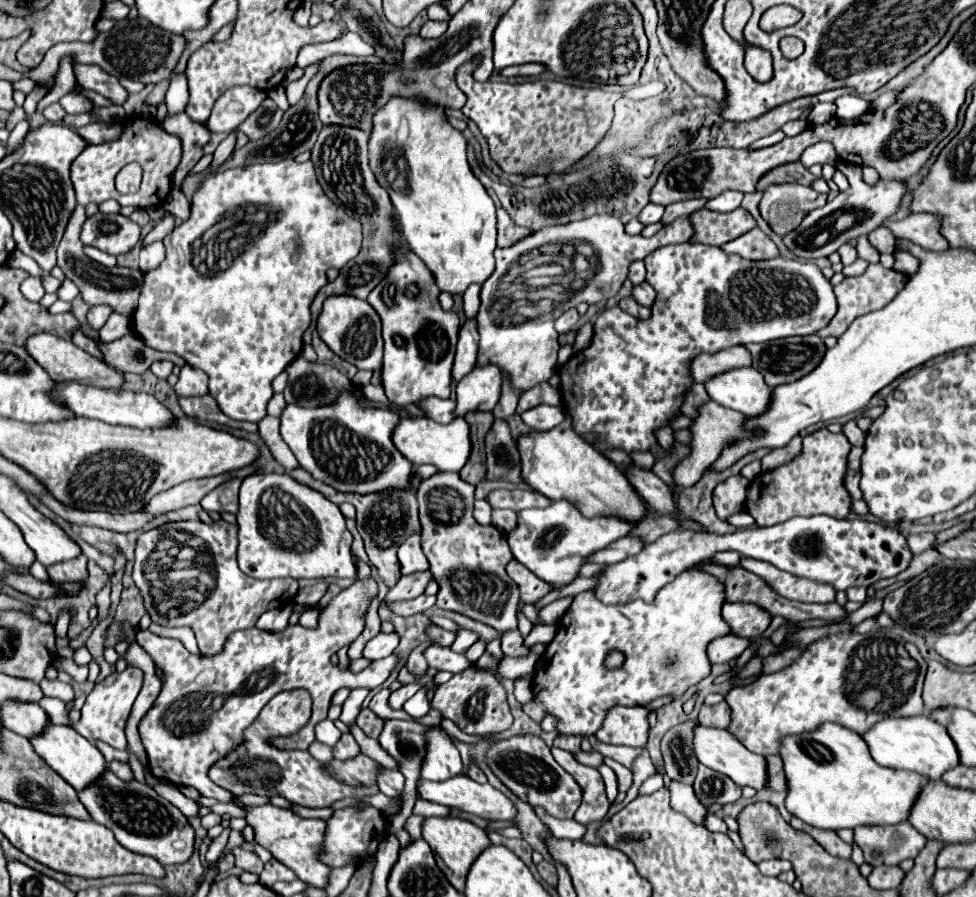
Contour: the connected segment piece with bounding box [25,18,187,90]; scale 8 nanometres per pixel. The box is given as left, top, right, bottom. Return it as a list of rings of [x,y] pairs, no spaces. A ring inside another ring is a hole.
[[[143,18],[121,20],[109,32],[101,32],[99,40],[95,40],[95,44],[83,44],[83,42],[55,44],[53,48],[47,50],[43,64],[39,64],[35,70],[29,70],[25,76],[29,76],[37,84],[51,90],[55,86],[55,76],[59,72],[61,60],[65,56],[71,56],[73,64],[95,64],[115,78],[127,76],[127,78],[139,80],[143,84],[157,84],[159,80],[169,78],[169,74],[175,68],[175,64],[179,62],[185,46],[187,46],[187,38],[175,36],[171,32],[163,32],[161,28],[155,28],[149,20],[143,20]]]

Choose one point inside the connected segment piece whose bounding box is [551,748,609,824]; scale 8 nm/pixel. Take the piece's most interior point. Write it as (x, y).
(595, 804)

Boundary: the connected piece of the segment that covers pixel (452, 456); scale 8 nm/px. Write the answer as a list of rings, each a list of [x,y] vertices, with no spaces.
[[[401,418],[395,428],[393,444],[407,456],[413,464],[433,464],[437,470],[455,470],[459,472],[471,454],[471,430],[465,418],[455,418],[449,424],[437,424],[427,418]]]

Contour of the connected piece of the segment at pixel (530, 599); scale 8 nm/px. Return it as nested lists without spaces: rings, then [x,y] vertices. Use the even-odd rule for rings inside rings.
[[[511,560],[507,566],[507,574],[513,578],[513,582],[519,586],[521,592],[521,602],[523,604],[535,604],[537,600],[541,600],[547,592],[551,592],[551,586],[541,580],[539,576],[535,576],[533,572],[529,572],[529,568],[525,568],[523,564],[519,564],[517,560]]]

